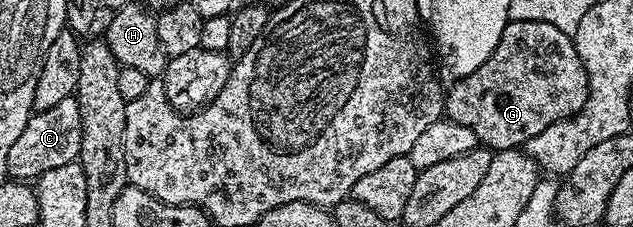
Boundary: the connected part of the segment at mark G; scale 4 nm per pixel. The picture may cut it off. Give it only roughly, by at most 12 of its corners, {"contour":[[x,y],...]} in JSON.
{"contour":[[508,21],[446,118],[492,152],[587,100],[574,38]]}

